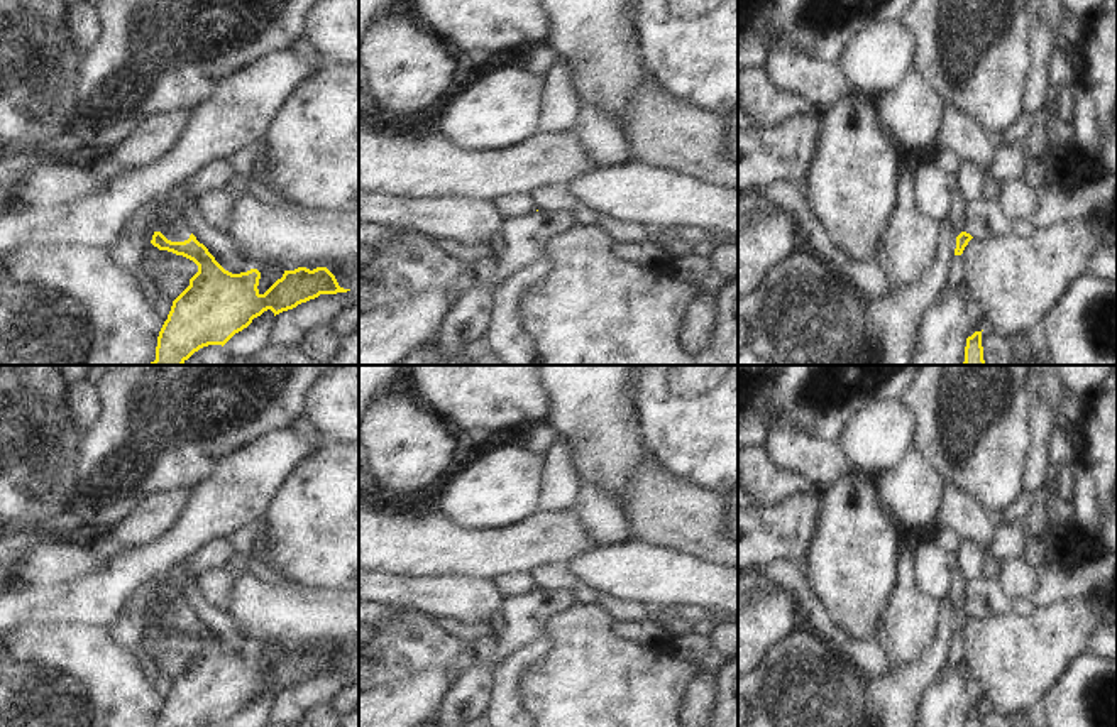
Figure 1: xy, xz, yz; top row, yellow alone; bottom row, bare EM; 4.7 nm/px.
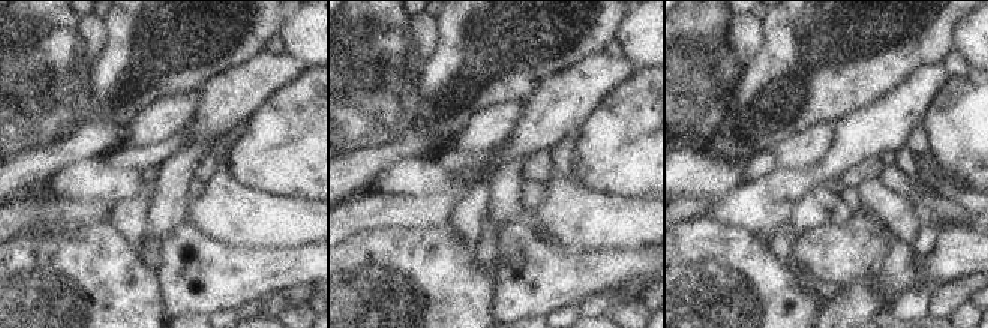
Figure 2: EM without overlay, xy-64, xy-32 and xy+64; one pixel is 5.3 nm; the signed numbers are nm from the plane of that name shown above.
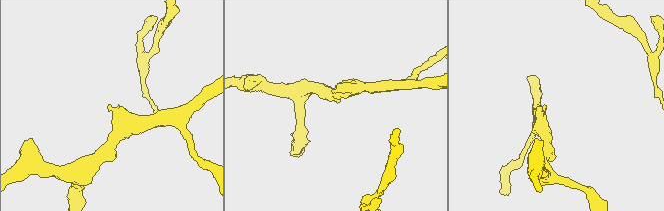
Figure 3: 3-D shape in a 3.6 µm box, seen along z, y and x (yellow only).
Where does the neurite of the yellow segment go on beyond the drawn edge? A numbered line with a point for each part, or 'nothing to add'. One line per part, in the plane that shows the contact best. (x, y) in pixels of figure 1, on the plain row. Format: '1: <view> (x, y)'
1: xy (168, 601)

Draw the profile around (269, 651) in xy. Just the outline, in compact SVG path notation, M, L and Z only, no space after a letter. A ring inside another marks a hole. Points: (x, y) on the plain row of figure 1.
M264 641L256 648L261 651L259 673L264 673L284 653L284 648L274 641Z

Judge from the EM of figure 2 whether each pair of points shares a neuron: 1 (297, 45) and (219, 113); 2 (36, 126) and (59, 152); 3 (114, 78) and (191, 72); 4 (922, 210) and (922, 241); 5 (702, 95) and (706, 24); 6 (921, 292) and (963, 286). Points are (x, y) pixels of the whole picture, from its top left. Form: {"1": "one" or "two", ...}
{"1": "two", "2": "two", "3": "one", "4": "one", "5": "one", "6": "two"}

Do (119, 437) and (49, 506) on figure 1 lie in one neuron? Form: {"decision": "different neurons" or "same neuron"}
{"decision": "different neurons"}

